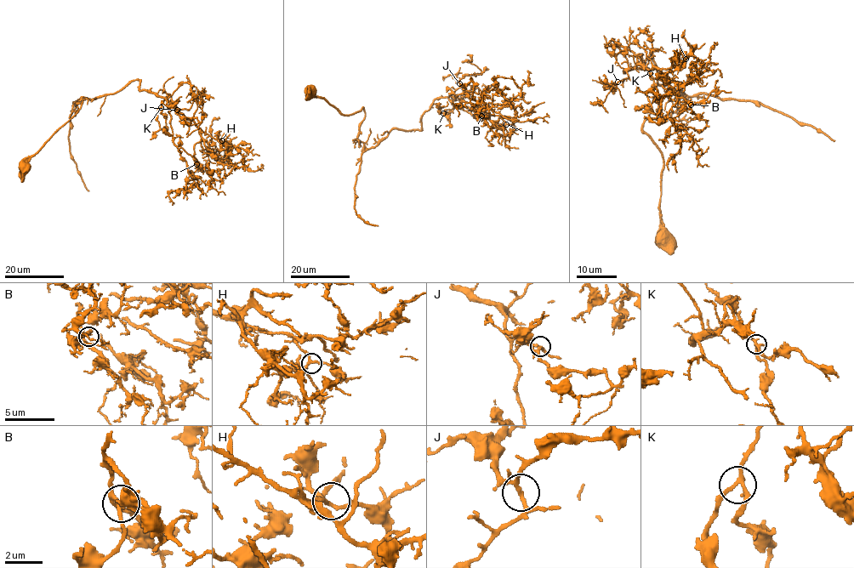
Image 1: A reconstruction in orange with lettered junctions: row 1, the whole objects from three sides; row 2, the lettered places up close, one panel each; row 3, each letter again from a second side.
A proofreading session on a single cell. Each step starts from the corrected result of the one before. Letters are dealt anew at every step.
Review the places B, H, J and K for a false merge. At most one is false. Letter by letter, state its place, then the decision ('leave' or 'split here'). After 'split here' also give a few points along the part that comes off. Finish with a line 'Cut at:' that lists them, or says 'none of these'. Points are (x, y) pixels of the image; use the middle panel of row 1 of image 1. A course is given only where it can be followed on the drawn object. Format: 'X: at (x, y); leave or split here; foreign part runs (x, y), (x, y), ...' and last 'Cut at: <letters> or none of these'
B: at (481, 116); leave
H: at (506, 124); leave
J: at (459, 83); leave
K: at (443, 113); leave
Cut at: none of these

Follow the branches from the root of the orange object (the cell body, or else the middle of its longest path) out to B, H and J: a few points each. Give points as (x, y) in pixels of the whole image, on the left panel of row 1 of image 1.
B: (25, 168), (82, 103), (74, 103), (114, 93), (135, 80), (139, 89), (164, 97), (197, 127), (196, 164)
H: (25, 168), (82, 103), (74, 103), (114, 93), (135, 80), (139, 89), (164, 97), (222, 140)
J: (25, 168), (72, 118), (80, 98), (114, 93), (139, 80), (139, 89), (162, 96), (178, 110)

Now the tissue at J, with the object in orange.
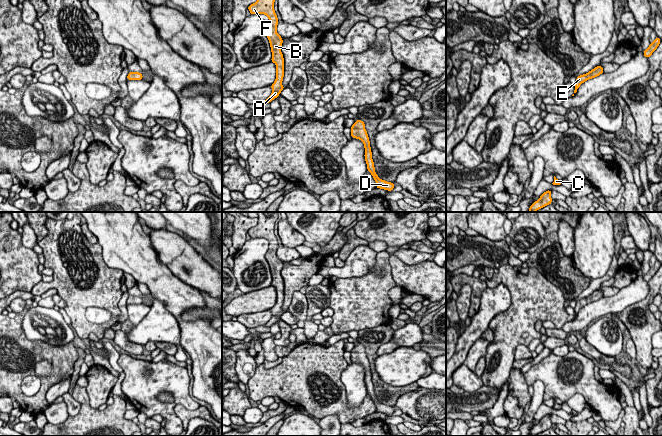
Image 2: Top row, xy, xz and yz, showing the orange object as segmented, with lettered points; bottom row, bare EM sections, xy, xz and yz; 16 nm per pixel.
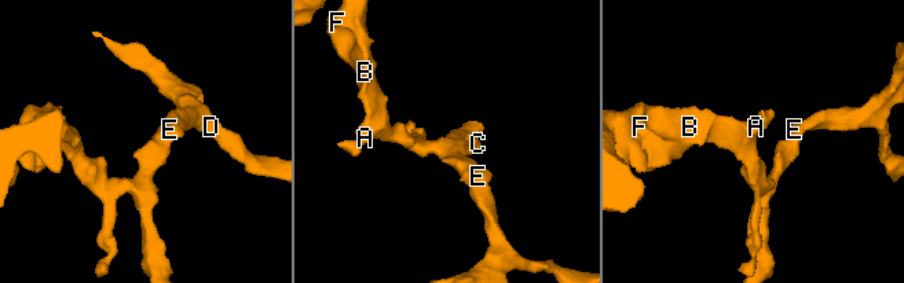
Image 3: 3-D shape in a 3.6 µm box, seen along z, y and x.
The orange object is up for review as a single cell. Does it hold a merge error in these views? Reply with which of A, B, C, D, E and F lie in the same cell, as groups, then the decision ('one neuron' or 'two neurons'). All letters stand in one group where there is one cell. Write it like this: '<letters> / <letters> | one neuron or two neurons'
A B C D E F | one neuron

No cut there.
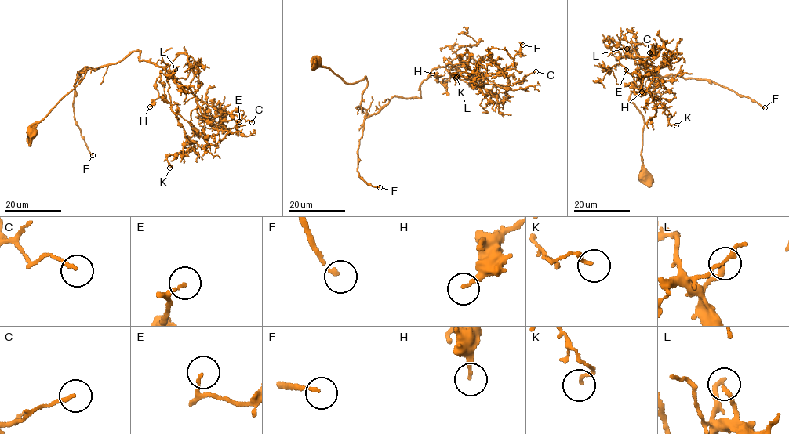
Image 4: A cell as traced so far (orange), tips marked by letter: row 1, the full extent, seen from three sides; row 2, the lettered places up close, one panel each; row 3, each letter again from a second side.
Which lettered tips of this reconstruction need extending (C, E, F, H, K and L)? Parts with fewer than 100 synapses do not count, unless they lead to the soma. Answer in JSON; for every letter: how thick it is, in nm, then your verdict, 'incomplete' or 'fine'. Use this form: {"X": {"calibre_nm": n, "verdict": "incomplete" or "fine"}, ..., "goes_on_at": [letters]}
{"C": {"calibre_nm": 130, "verdict": "fine"}, "E": {"calibre_nm": 120, "verdict": "fine"}, "F": {"calibre_nm": 120, "verdict": "incomplete"}, "H": {"calibre_nm": 200, "verdict": "fine"}, "K": {"calibre_nm": 150, "verdict": "fine"}, "L": {"calibre_nm": 190, "verdict": "fine"}, "goes_on_at": ["F"]}

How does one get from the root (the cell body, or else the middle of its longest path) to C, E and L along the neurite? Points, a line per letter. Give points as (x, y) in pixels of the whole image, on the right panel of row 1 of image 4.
C: (644, 175), (644, 120), (629, 97), (658, 74), (640, 67), (636, 44), (616, 59), (657, 56), (649, 52)
E: (644, 175), (629, 97), (658, 74), (636, 44), (616, 59), (653, 74), (626, 70)
L: (644, 175), (644, 120), (629, 97), (652, 88), (658, 74), (640, 67), (636, 44), (616, 59), (627, 48)

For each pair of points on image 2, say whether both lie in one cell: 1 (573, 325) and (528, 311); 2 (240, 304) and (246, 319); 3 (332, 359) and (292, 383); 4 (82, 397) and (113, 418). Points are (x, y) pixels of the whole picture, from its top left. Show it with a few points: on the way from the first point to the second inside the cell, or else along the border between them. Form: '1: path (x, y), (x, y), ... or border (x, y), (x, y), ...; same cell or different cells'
1: border (571, 319), (561, 328); different cells
2: border (267, 309), (261, 312), (242, 313), (237, 317); different cells
3: path (322, 366), (308, 373), (302, 379); same cell
4: path (85, 406), (97, 418), (104, 418); same cell

